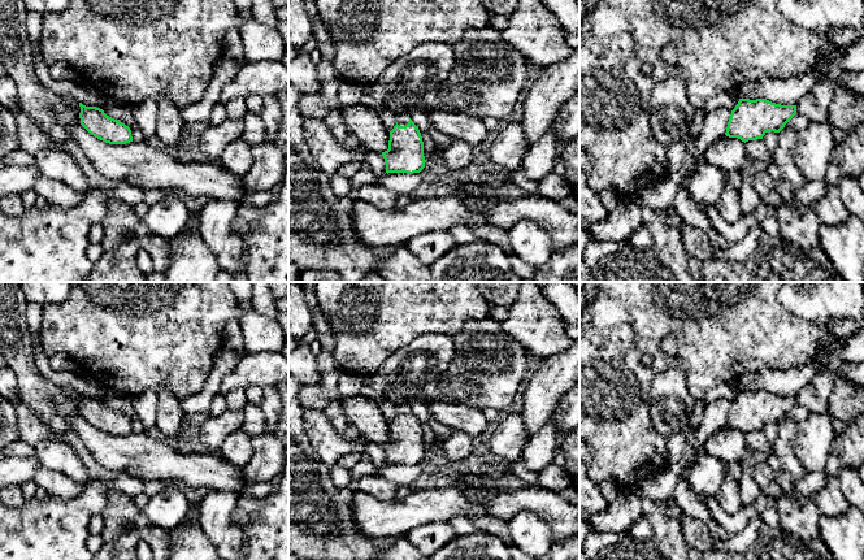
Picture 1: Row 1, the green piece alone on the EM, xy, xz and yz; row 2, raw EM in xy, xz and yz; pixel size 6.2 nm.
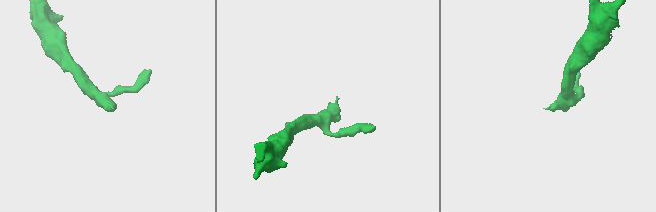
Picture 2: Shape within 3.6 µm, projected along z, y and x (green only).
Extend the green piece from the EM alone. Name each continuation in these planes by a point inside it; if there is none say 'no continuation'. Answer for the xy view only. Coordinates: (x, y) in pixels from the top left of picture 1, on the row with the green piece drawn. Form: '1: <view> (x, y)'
no continuation

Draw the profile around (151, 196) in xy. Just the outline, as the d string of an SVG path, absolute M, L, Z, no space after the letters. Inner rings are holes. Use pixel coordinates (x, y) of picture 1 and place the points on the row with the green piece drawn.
M156 188L147 190L144 192L143 203L152 207L152 205L157 204L159 201L161 201L166 195L168 195L168 192L164 190L156 190Z

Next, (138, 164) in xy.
M81 123L66 127L68 138L75 140L92 168L112 181L126 182L143 190L164 190L168 194L186 192L217 200L238 200L246 196L242 177L229 173L218 161L187 162L175 157L170 149L157 149L144 140L126 144L109 144L91 135Z

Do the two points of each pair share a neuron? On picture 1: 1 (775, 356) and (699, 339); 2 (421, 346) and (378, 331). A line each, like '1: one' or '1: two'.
1: one
2: two

